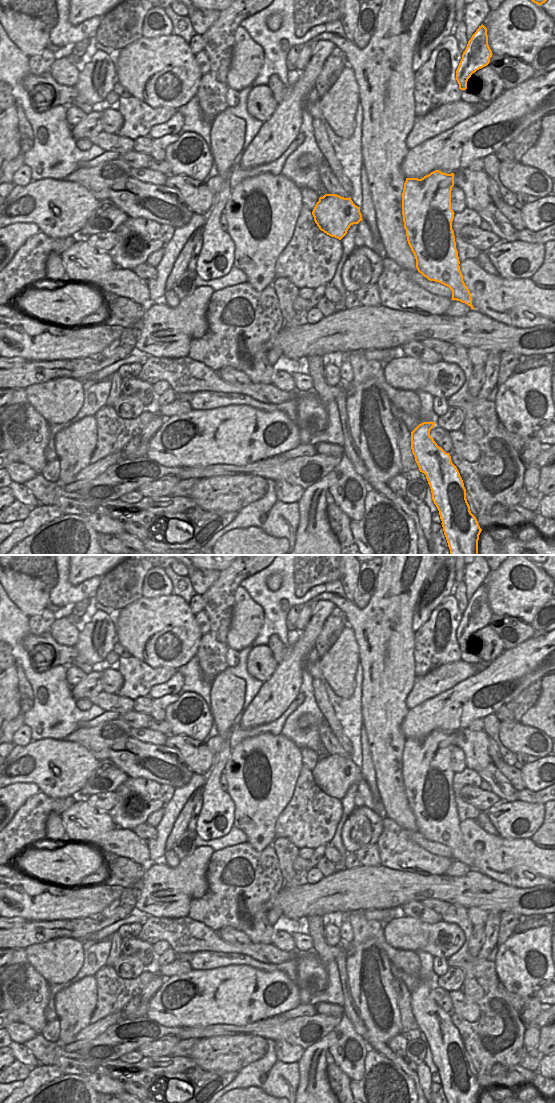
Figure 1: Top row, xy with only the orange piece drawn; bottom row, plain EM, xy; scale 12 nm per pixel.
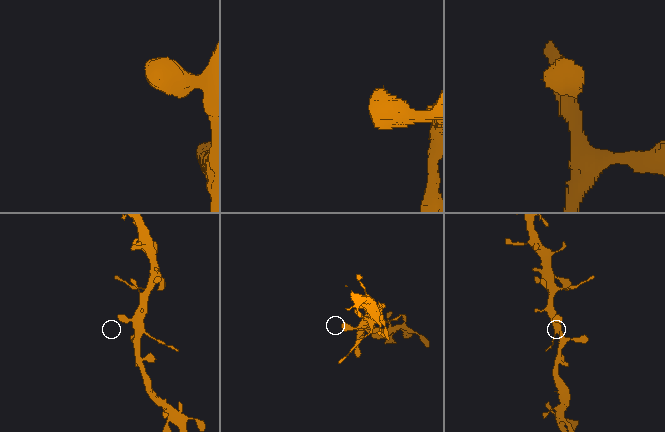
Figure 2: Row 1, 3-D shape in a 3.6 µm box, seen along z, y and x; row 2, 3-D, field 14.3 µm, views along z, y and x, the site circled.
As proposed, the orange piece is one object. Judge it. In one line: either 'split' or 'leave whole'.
split

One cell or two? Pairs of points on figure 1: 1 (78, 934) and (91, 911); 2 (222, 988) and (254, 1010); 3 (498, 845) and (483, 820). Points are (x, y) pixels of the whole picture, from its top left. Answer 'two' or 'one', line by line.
1: two
2: one
3: two

